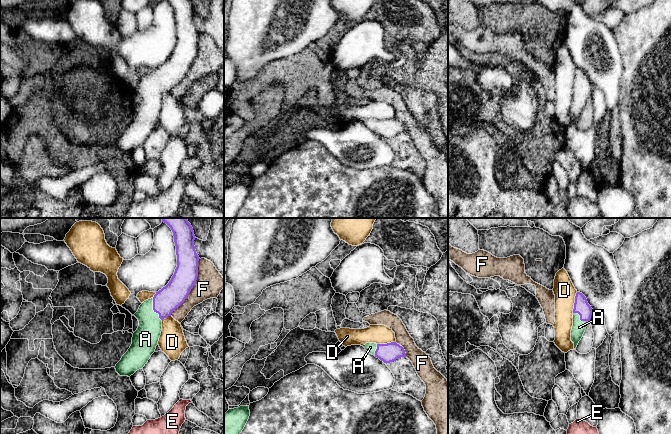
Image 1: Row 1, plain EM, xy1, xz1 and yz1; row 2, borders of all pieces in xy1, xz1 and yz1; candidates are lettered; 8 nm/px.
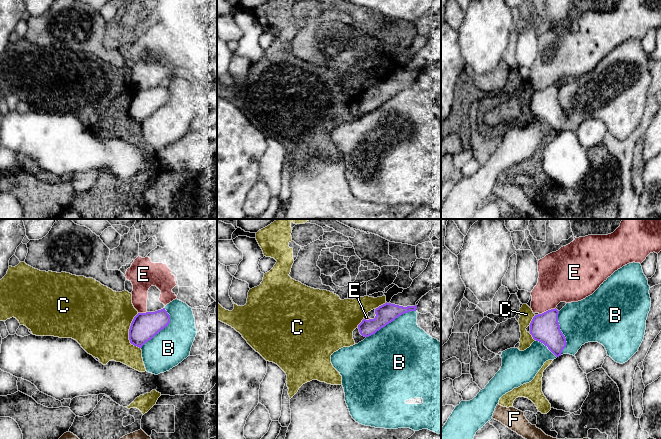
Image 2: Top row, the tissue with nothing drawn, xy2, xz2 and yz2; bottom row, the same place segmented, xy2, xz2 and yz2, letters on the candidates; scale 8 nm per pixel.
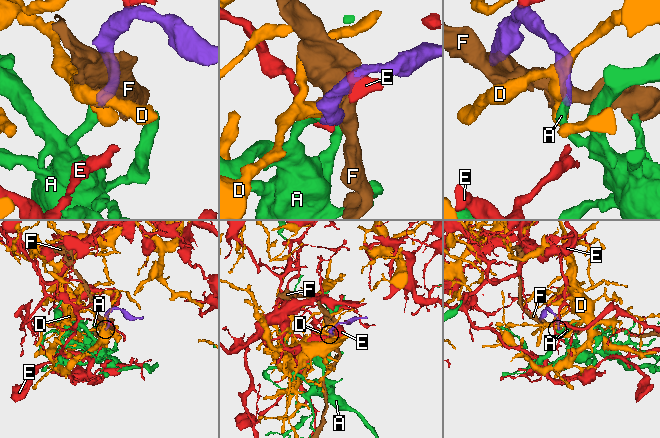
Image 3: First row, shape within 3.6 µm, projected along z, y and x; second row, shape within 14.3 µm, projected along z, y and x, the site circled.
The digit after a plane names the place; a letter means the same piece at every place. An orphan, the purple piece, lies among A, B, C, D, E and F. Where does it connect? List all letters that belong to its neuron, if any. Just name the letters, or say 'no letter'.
A

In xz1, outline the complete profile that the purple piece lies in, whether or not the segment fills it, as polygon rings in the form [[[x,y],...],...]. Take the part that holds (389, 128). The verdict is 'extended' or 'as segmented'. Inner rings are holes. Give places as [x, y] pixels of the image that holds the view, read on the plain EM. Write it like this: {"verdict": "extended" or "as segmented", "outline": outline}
{"verdict": "extended", "outline": [[[396,118],[387,120],[366,119],[363,123],[384,139],[390,139],[398,134],[406,133],[404,124]]]}

